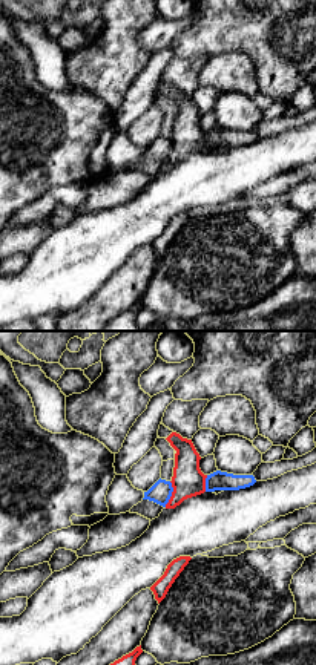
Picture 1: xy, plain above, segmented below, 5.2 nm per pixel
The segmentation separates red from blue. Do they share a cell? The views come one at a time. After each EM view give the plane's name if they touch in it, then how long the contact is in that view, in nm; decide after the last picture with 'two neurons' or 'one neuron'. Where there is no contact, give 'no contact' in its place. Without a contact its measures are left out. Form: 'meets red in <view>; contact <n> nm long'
meets red in xy; contact 140 nm long

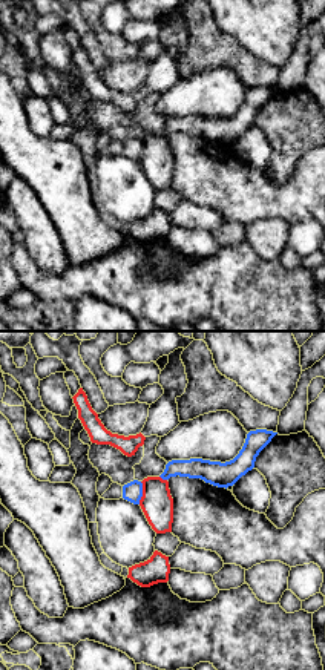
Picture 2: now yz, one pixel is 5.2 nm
meets red in yz; contact 120 nm long

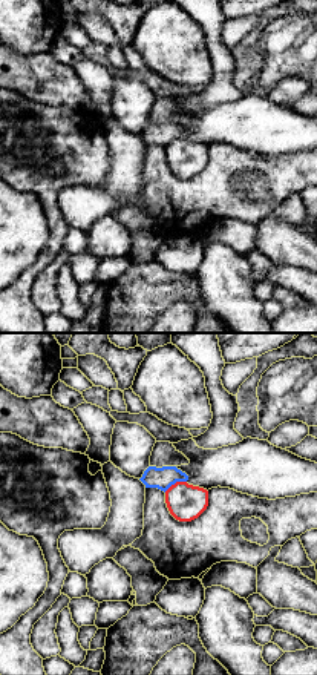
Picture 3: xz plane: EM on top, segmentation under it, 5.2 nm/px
meets red in xz; contact 130 nm long

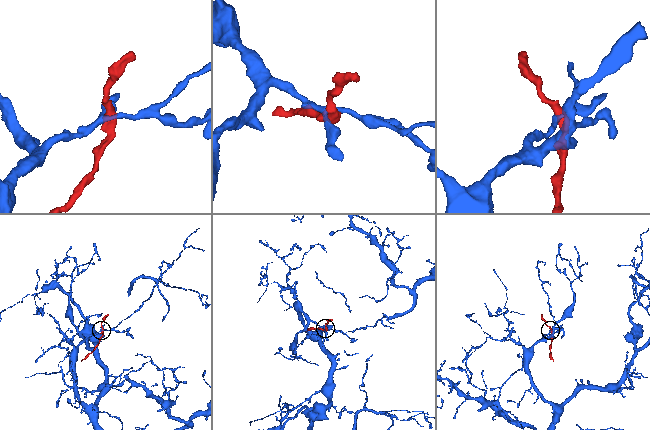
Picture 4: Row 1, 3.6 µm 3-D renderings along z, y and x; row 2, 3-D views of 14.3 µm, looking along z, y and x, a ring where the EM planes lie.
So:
two neurons

